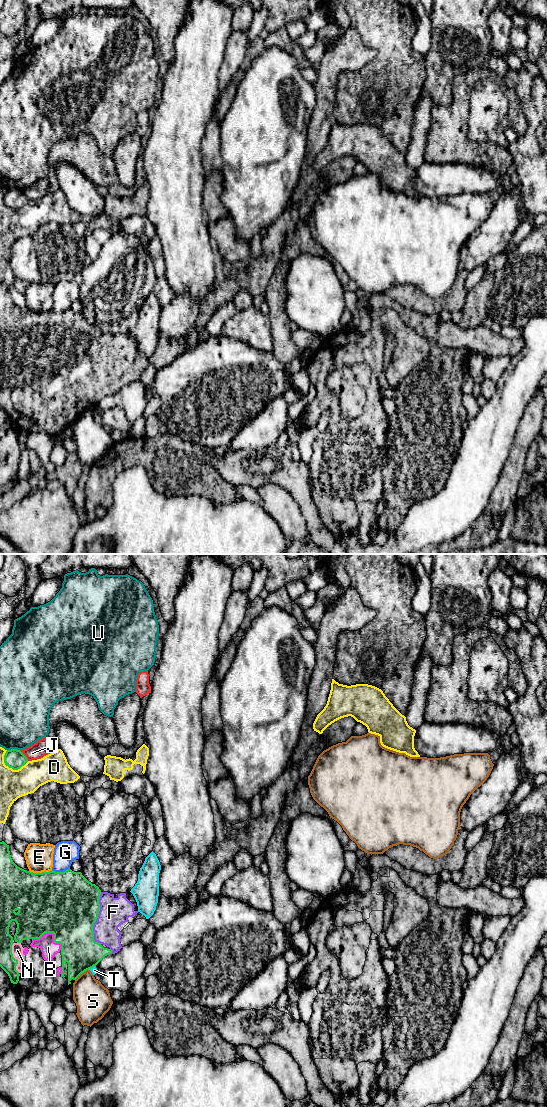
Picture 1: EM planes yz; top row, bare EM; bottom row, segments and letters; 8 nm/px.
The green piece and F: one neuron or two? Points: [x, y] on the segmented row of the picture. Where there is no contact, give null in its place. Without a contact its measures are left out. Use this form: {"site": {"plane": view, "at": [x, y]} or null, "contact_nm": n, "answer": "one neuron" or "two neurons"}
{"site": {"plane": "yz", "at": [96, 919]}, "contact_nm": 420, "answer": "one neuron"}

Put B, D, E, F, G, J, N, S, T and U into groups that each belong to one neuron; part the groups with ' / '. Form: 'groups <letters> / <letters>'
groups B F N / D / E / G / J / S / T / U

